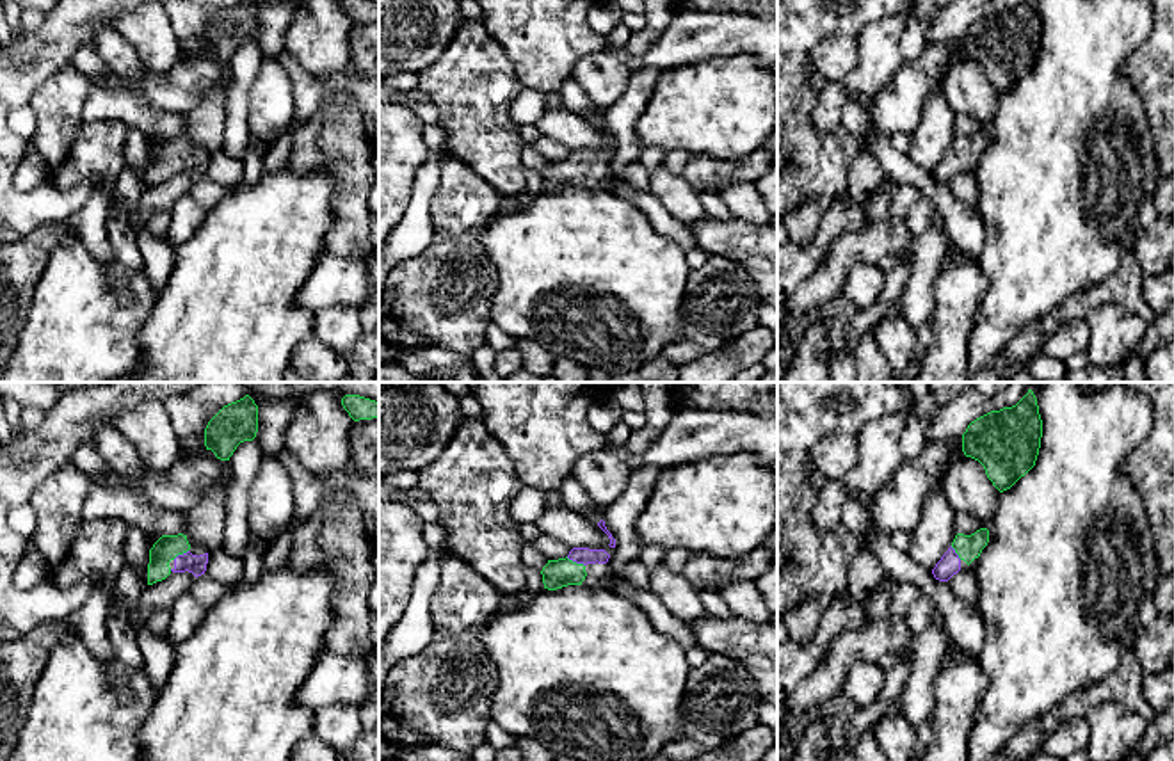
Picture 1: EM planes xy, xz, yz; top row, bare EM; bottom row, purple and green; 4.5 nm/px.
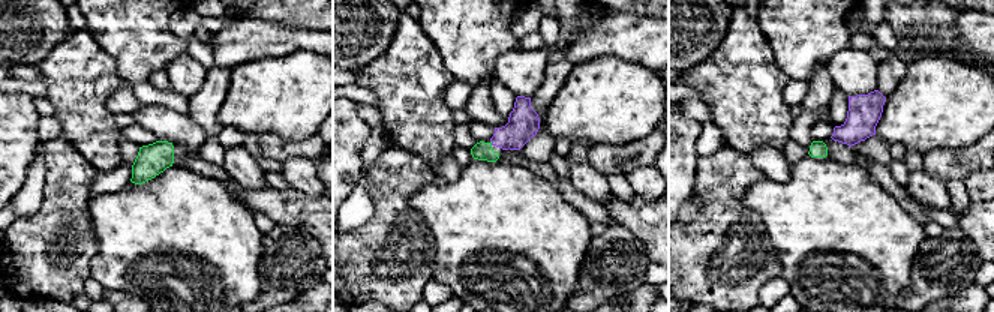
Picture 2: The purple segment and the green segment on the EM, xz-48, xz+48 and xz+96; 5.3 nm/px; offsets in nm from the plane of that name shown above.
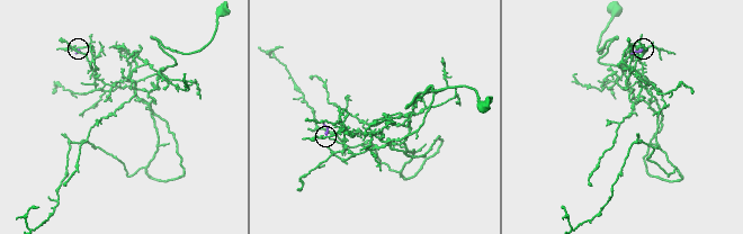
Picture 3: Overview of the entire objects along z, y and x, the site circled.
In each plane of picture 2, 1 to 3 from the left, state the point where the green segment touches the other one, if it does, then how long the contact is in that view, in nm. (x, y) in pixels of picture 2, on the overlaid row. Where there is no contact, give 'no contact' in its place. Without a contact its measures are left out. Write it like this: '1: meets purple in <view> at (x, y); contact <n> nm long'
1: no contact
2: no contact
3: no contact

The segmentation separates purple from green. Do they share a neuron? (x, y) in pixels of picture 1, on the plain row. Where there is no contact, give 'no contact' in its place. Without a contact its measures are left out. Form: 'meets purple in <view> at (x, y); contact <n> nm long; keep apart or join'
meets purple in xz at (575, 162); contact 100 nm long; join

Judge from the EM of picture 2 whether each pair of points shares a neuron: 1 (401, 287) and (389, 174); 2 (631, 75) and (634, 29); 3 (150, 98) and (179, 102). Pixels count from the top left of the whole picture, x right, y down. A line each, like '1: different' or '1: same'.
1: same
2: different
3: same

